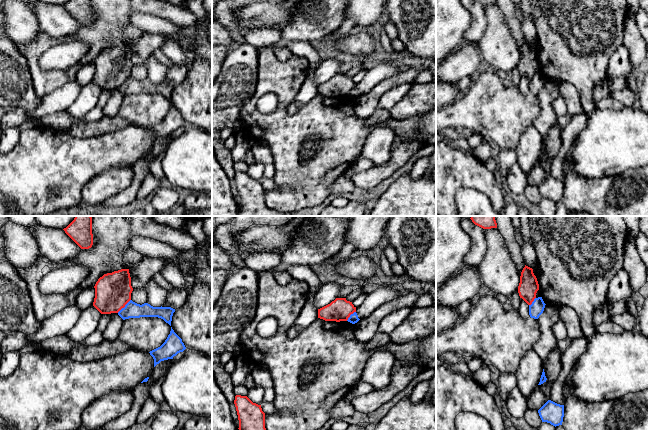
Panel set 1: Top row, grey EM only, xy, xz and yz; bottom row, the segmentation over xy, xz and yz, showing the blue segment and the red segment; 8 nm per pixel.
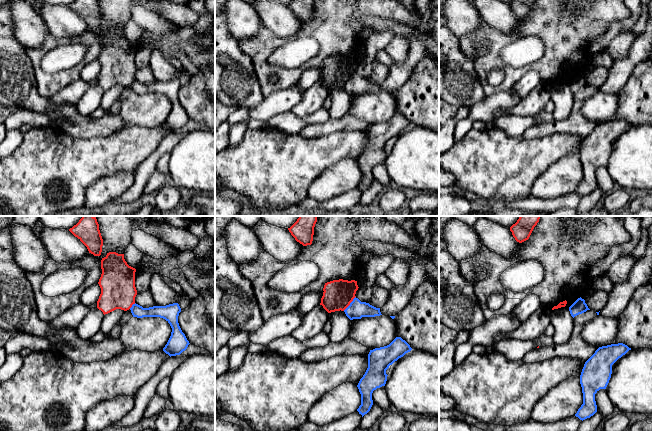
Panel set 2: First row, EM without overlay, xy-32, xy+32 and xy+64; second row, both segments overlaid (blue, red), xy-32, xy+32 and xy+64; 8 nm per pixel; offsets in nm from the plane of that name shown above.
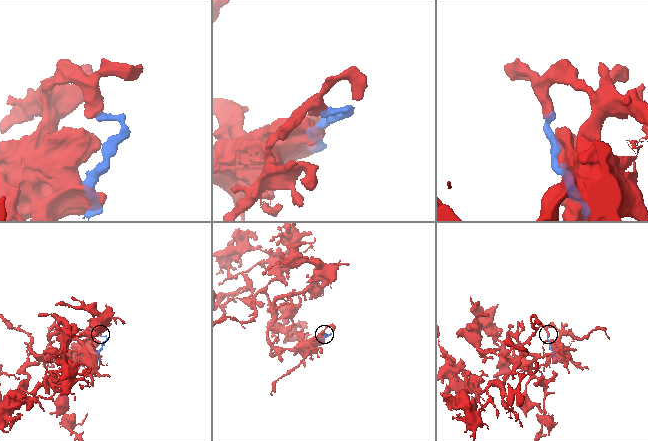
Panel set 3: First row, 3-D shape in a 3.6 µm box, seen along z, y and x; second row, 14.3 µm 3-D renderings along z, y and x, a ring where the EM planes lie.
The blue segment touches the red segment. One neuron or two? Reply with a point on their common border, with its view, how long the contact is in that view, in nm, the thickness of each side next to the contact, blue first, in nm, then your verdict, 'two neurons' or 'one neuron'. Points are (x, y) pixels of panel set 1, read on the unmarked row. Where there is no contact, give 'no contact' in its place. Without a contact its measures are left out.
contact xy (125, 82); length 160 nm; calibres 130 and 280 nm; two neurons

